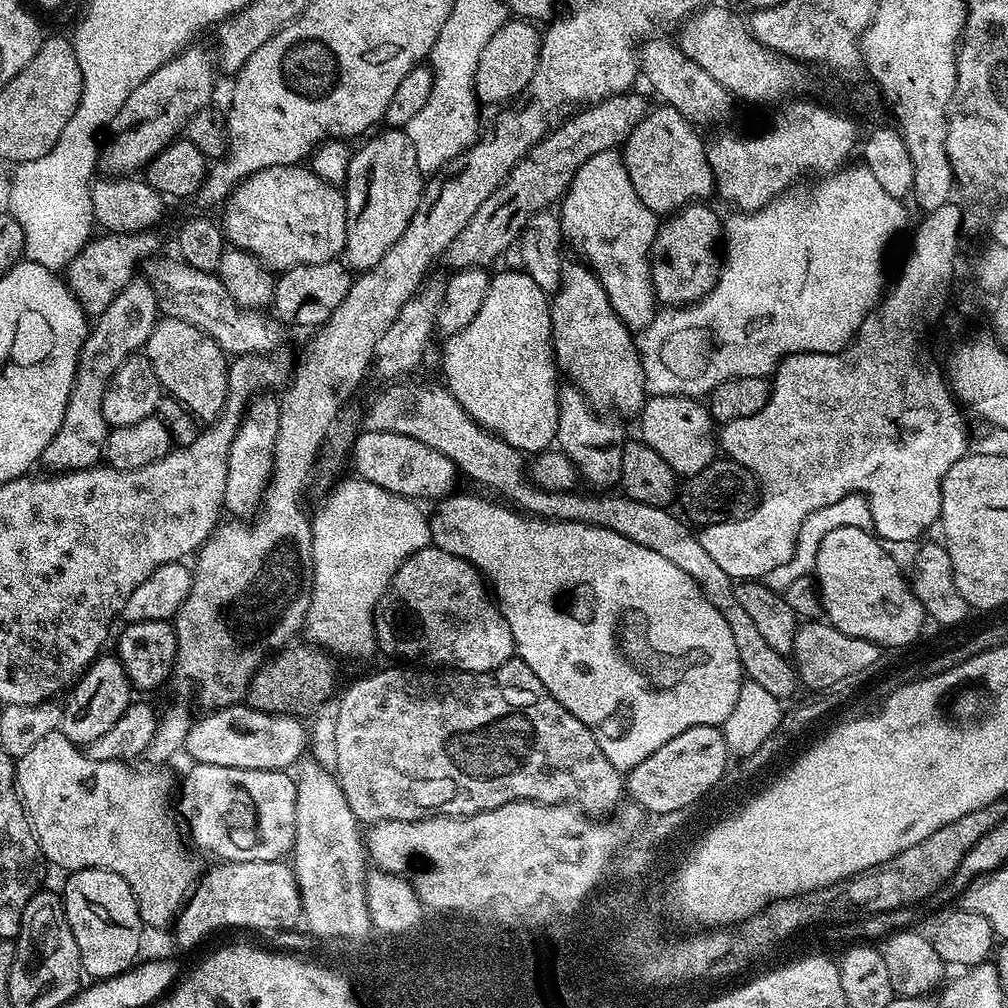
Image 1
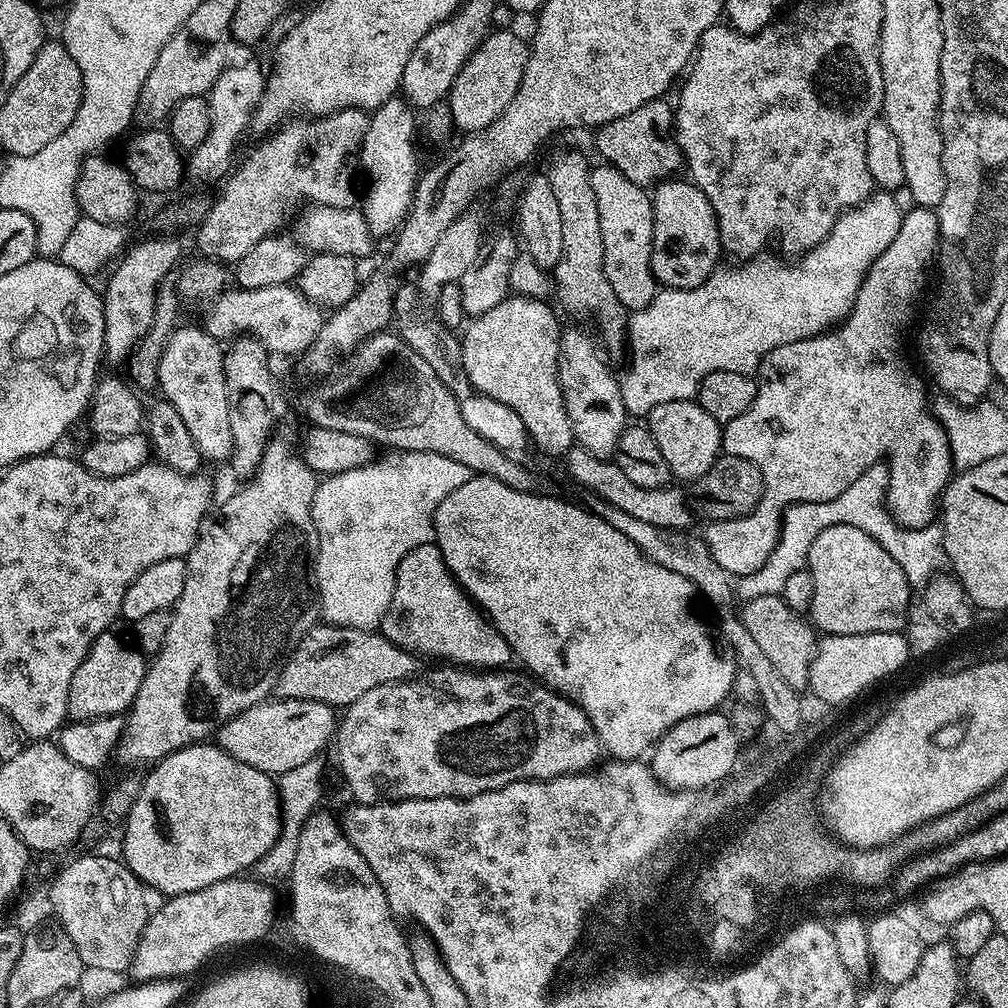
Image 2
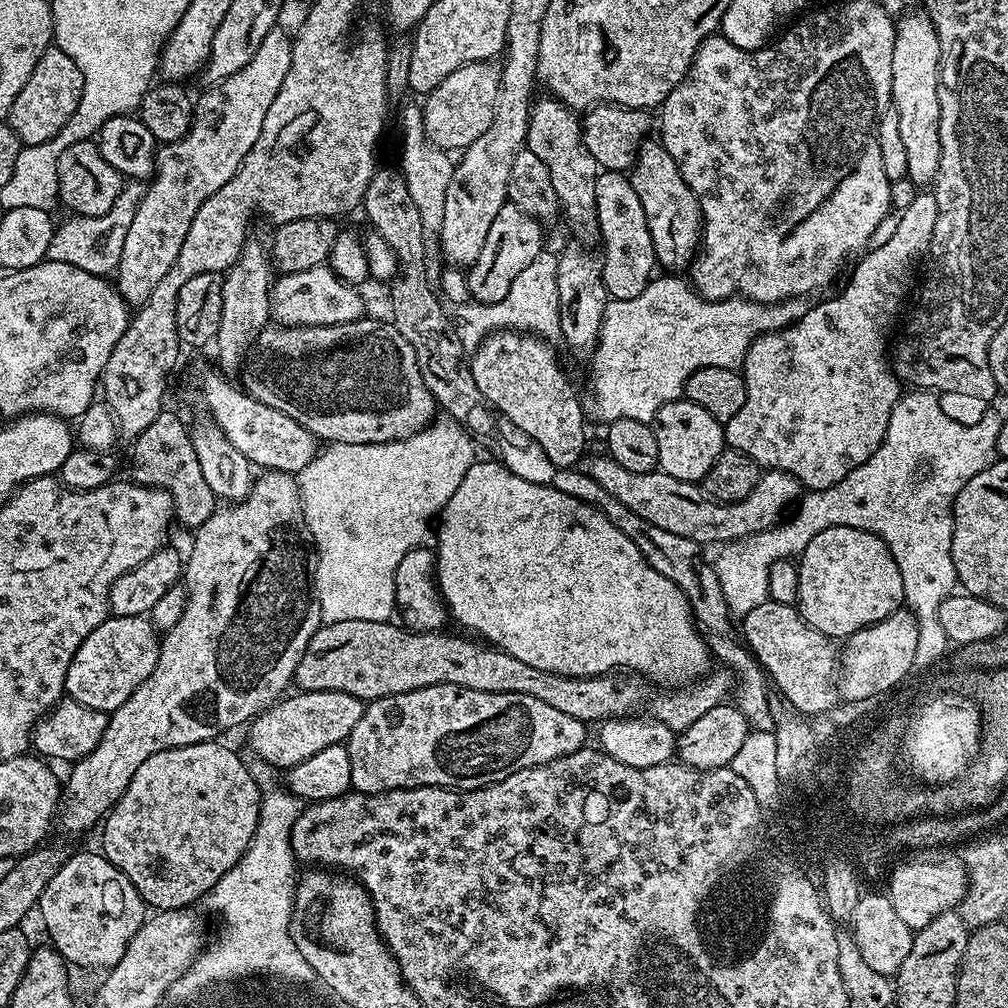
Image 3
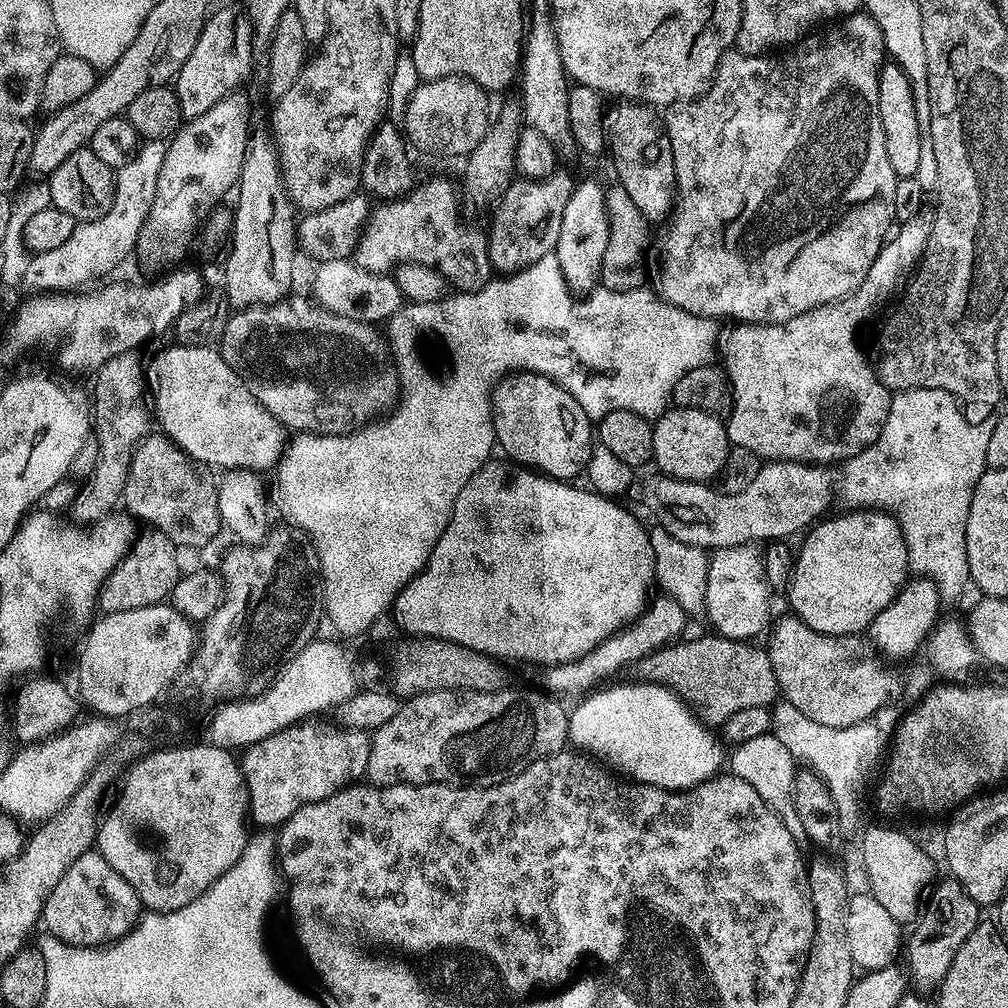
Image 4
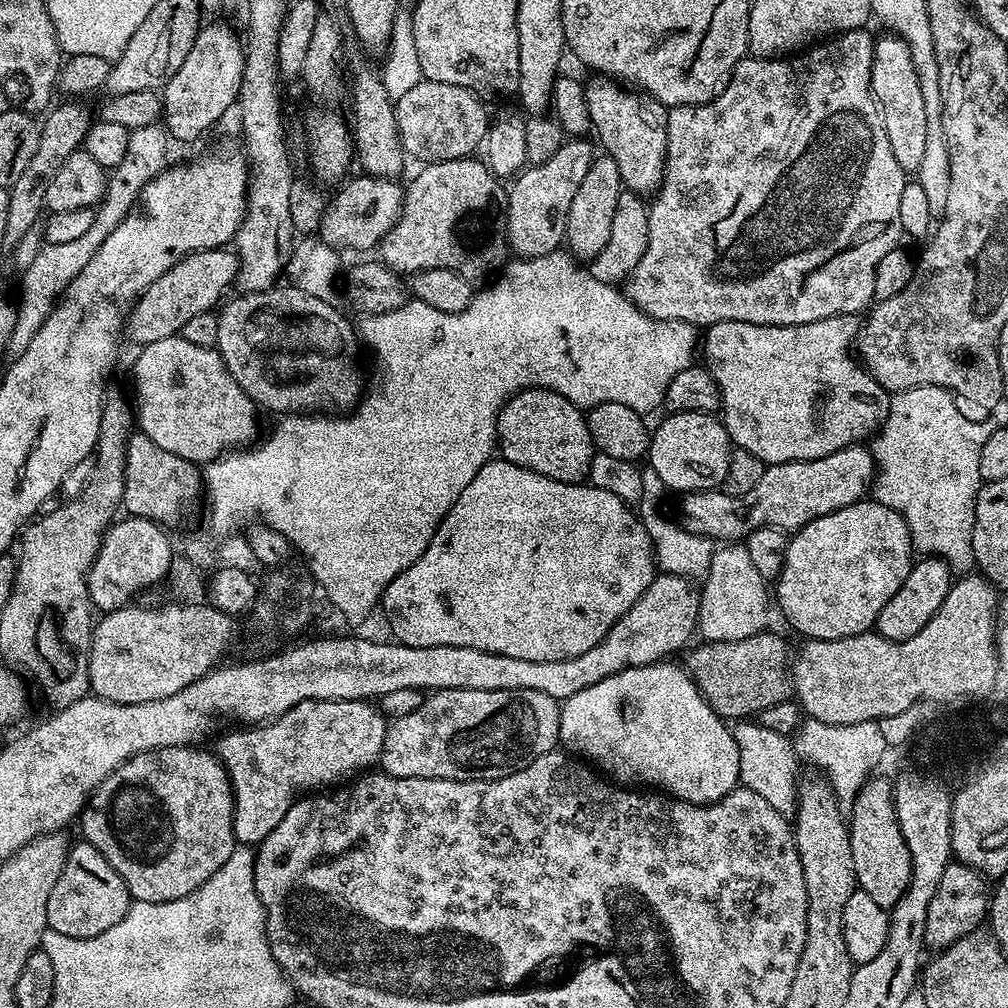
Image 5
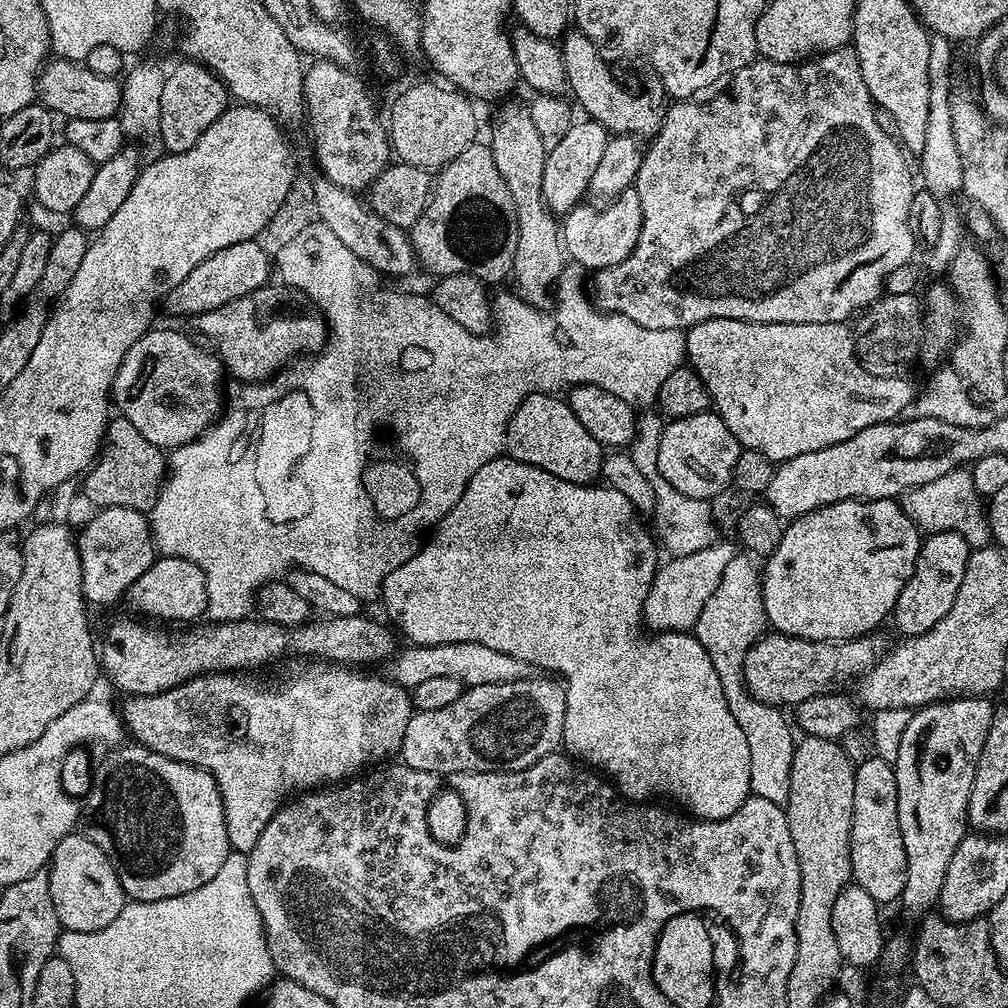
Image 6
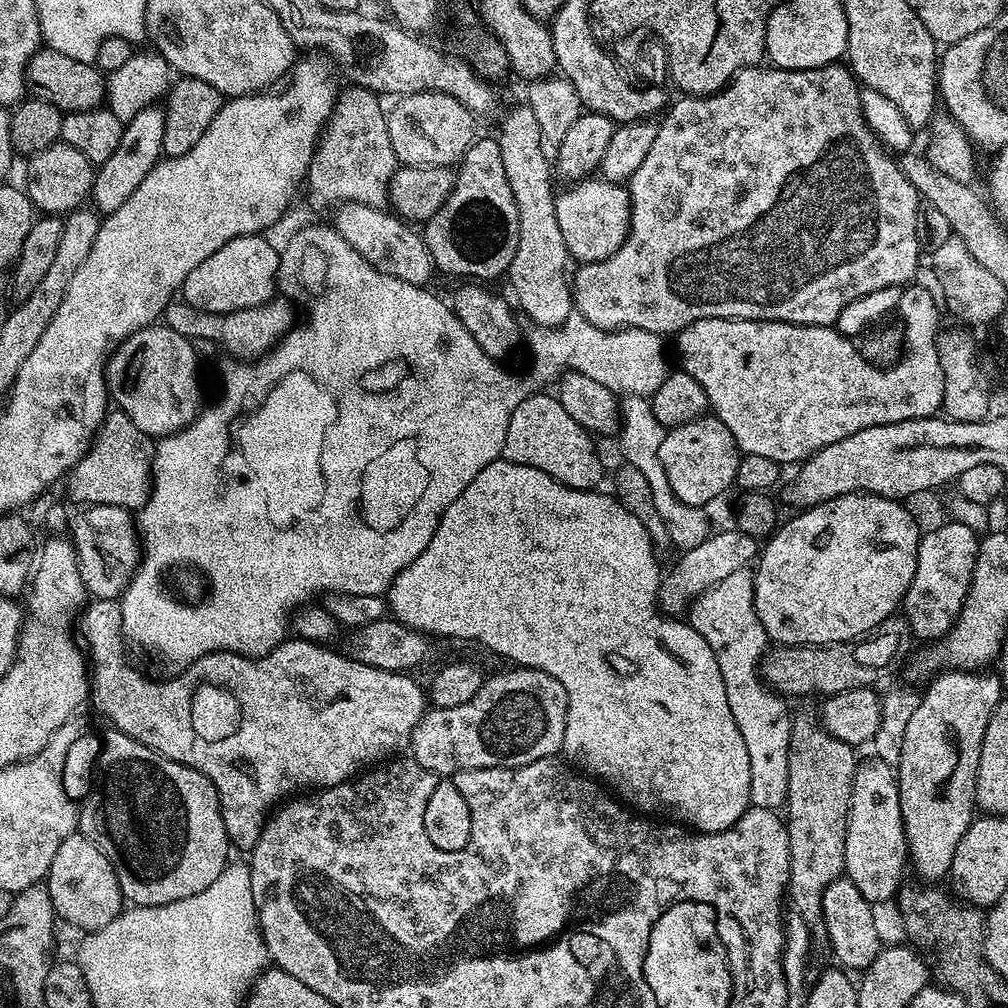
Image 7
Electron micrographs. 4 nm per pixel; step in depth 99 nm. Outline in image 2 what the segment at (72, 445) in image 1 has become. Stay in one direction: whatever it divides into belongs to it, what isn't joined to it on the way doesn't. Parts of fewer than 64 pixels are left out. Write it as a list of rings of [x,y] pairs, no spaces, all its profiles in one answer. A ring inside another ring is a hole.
[[[156,234],[153,240],[140,240],[132,249],[119,257],[116,269],[108,280],[108,285],[102,288],[104,301],[104,355],[103,359],[112,364],[127,361],[136,351],[140,339],[150,330],[154,322],[156,309],[156,290],[165,283],[168,271],[176,264],[180,256],[180,244],[168,234]]]

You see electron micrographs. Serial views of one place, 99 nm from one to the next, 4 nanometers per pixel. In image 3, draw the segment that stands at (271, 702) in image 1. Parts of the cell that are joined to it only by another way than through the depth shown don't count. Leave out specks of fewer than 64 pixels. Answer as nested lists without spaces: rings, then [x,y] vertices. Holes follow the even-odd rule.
[[[383,620],[382,622],[334,622],[333,624],[321,623],[320,629],[314,634],[314,638],[310,638],[310,642],[306,646],[306,650],[302,654],[302,658],[296,667],[296,675],[294,677],[294,684],[299,691],[302,692],[317,692],[318,690],[330,690],[331,692],[341,692],[342,694],[354,694],[354,698],[371,702],[378,698],[386,698],[394,694],[406,694],[410,690],[422,690],[426,686],[438,686],[439,684],[453,684],[454,686],[462,686],[466,690],[482,690],[490,694],[526,694],[530,698],[538,698],[538,702],[546,702],[546,706],[554,706],[554,710],[558,710],[562,714],[570,714],[570,718],[578,718],[585,726],[595,725],[597,722],[605,720],[615,720],[617,718],[636,718],[641,714],[647,713],[651,719],[657,720],[658,723],[664,724],[674,733],[681,733],[687,730],[690,726],[694,726],[694,722],[698,722],[698,718],[702,718],[702,714],[706,714],[706,710],[714,710],[714,706],[725,703],[733,695],[734,692],[734,676],[733,673],[724,666],[718,667],[715,670],[709,671],[708,675],[694,680],[690,684],[685,684],[683,688],[673,688],[671,690],[661,690],[652,681],[647,680],[645,676],[639,674],[605,674],[602,676],[563,676],[562,674],[554,674],[546,670],[538,670],[535,666],[529,666],[526,662],[521,662],[520,659],[514,658],[514,654],[506,654],[501,648],[495,646],[484,646],[482,648],[478,644],[474,644],[473,639],[464,638],[462,640],[458,636],[447,636],[447,631],[441,630],[439,632],[413,632],[396,622],[389,622]]]

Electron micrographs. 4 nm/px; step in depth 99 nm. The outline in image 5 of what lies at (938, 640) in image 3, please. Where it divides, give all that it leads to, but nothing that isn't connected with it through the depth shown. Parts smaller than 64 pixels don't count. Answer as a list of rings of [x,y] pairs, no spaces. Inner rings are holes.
[[[918,386],[895,393],[890,399],[888,417],[871,441],[870,451],[876,460],[874,499],[904,516],[912,535],[912,547],[917,553],[941,557],[948,561],[953,573],[964,574],[974,564],[974,514],[982,487],[978,457],[982,455],[982,446],[986,446],[986,438],[990,438],[993,425],[984,420],[971,420],[959,406],[953,393],[938,386]],[[736,550],[732,556],[732,576],[724,576],[720,580],[720,596],[703,597],[700,605],[700,622],[698,632],[708,642],[734,642],[742,638],[750,638],[754,634],[765,631],[768,620],[768,604],[770,608],[770,588],[754,570],[754,562],[750,562],[750,554]]]

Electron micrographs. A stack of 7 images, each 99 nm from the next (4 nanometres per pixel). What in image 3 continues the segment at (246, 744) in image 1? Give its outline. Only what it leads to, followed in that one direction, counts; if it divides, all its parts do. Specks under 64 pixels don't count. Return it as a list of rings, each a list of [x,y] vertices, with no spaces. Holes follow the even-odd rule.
[[[330,690],[297,691],[296,696],[292,695],[288,694],[277,700],[272,707],[261,712],[246,728],[248,744],[252,747],[253,754],[261,756],[266,763],[273,764],[274,767],[281,768],[281,770],[298,766],[302,762],[306,762],[306,758],[314,758],[314,754],[318,754],[318,750],[326,750],[326,746],[344,744],[350,730],[354,730],[354,726],[358,726],[358,720],[362,718],[366,707],[365,701],[354,698],[354,694],[342,694]]]

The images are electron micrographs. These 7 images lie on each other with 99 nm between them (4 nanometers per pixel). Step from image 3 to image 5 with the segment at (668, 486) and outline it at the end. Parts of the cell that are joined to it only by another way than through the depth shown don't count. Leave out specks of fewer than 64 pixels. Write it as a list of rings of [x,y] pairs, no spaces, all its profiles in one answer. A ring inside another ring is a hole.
[[[863,443],[826,454],[817,460],[791,460],[769,464],[754,490],[741,496],[731,496],[722,490],[690,492],[680,504],[679,523],[686,531],[707,536],[713,542],[743,541],[762,526],[781,528],[789,534],[814,522],[834,510],[856,504],[869,495],[876,478],[876,460]]]

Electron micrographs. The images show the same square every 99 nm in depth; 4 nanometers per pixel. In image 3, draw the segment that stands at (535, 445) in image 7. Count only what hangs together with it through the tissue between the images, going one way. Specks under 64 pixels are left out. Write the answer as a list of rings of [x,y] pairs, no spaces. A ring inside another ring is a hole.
[[[511,330],[494,332],[485,336],[470,356],[470,367],[474,374],[474,382],[478,382],[478,390],[485,404],[491,406],[501,417],[509,420],[511,427],[524,432],[546,450],[546,458],[555,468],[576,468],[585,455],[584,452],[584,408],[572,389],[566,373],[560,369],[556,356],[548,348],[543,339],[531,334],[521,334]]]

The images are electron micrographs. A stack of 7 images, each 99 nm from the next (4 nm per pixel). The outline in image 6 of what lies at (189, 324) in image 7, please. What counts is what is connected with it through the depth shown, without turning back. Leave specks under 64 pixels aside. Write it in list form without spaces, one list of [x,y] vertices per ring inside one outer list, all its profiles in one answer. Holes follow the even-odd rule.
[[[292,286],[272,287],[259,288],[218,310],[206,310],[191,317],[195,331],[210,338],[213,349],[226,365],[227,375],[229,372],[237,376],[237,381],[271,380],[293,360],[319,352],[328,341],[324,316],[303,291]]]

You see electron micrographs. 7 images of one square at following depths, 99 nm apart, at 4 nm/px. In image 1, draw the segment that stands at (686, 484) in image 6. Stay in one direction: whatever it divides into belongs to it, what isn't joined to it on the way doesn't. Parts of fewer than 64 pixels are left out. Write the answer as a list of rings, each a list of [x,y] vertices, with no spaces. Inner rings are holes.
[[[649,395],[645,399],[638,423],[639,439],[658,450],[666,466],[670,466],[670,470],[674,470],[677,477],[687,478],[698,474],[707,464],[717,459],[718,432],[707,407],[699,399],[691,396]]]

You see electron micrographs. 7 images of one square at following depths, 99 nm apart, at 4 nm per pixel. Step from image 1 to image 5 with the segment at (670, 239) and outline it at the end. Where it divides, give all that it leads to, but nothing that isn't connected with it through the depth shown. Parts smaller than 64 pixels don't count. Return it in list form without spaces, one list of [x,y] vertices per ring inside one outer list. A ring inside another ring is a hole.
[[[596,74],[591,78],[592,81],[584,84],[584,97],[594,136],[596,132],[604,147],[601,149],[618,162],[618,172],[627,191],[655,193],[664,181],[664,163],[668,153],[668,108],[646,91],[618,86],[613,77]]]

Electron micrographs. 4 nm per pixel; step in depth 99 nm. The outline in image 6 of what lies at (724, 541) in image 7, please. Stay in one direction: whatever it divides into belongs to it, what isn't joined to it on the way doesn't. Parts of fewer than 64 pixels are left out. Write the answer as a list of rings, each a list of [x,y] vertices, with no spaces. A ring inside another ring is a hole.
[[[717,542],[697,553],[673,555],[665,564],[663,561],[656,569],[656,576],[644,600],[643,627],[653,633],[691,633],[698,622],[698,614],[702,614],[702,606],[706,606],[708,599],[719,593],[722,578],[738,554],[737,545],[733,544]]]

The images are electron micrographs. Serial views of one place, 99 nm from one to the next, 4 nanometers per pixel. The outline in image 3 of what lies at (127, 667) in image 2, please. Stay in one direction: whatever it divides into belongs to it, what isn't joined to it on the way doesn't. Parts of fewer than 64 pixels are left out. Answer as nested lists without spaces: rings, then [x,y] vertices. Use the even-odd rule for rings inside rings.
[[[109,615],[93,630],[90,638],[78,646],[78,654],[74,654],[70,670],[66,670],[66,696],[107,714],[118,710],[118,706],[150,678],[150,670],[154,670],[158,662],[161,639],[161,633],[148,616]]]

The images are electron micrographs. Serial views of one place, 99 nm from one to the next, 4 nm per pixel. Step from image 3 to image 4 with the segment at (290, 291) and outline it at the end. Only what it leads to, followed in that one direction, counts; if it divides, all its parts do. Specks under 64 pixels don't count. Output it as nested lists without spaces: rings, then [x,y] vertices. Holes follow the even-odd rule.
[[[348,258],[328,259],[319,261],[312,278],[311,297],[318,306],[326,311],[338,314],[339,317],[351,318],[355,321],[366,321],[368,323],[380,324],[398,312],[403,305],[404,299],[395,279],[388,274],[374,275],[372,272],[364,271]]]

